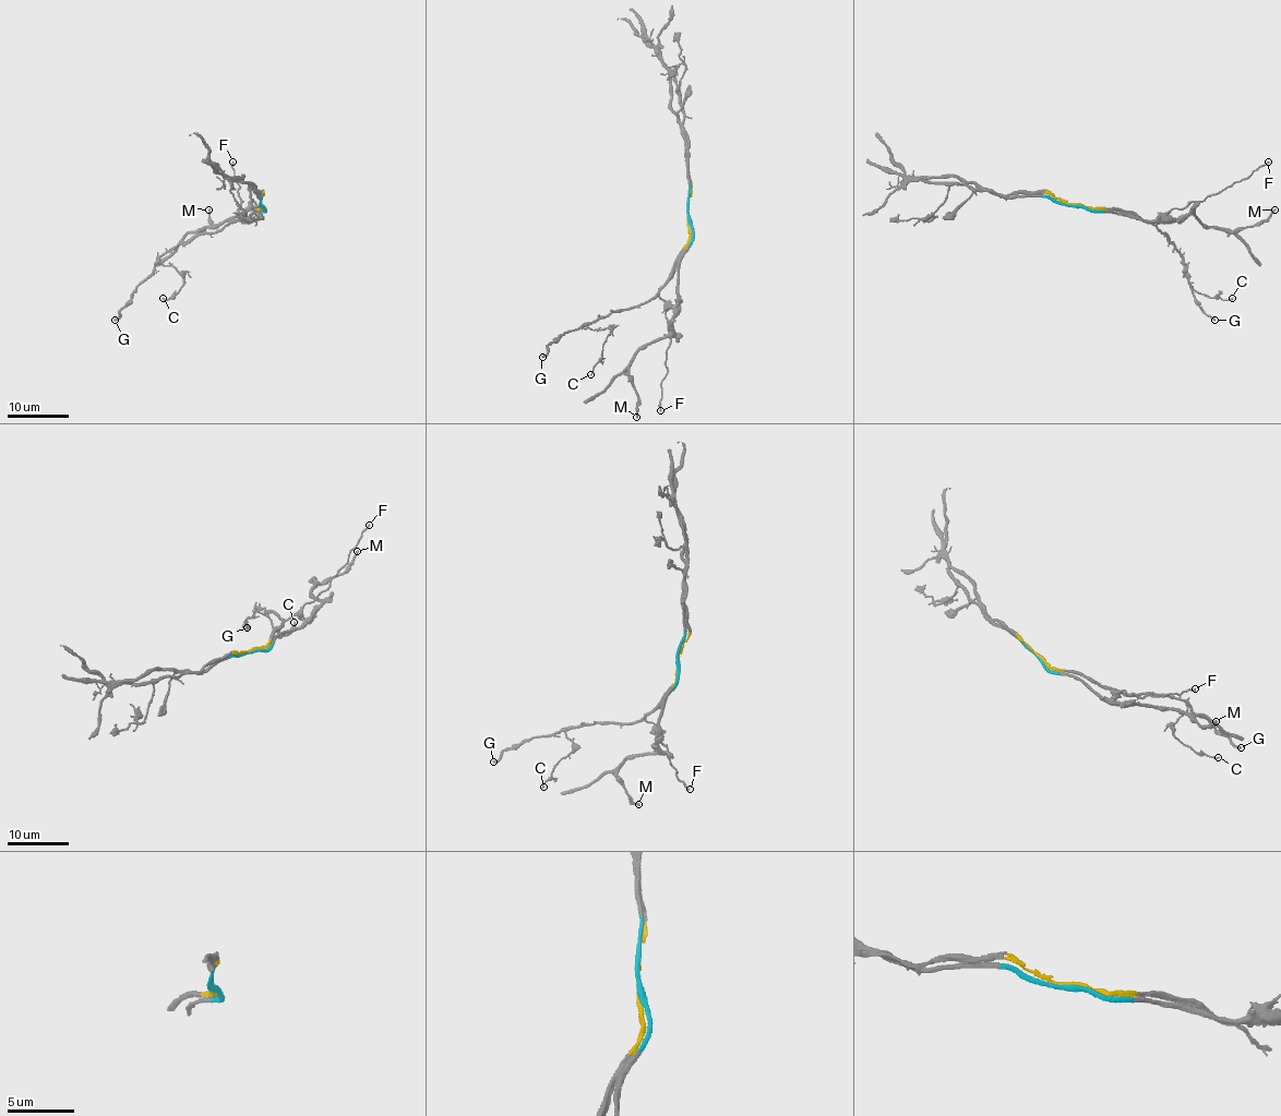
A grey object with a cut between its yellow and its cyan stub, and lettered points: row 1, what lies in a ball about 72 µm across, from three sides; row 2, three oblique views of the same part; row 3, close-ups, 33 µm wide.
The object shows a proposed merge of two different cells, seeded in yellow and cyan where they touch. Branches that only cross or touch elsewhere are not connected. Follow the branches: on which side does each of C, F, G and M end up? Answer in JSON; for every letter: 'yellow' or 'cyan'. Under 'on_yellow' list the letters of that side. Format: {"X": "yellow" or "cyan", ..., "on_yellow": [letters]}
{"C": "yellow", "F": "yellow", "G": "yellow", "M": "cyan", "on_yellow": ["C", "F", "G"]}

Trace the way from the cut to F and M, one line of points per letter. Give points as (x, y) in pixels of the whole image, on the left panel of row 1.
F: (261, 204), (262, 207), (251, 207), (231, 222), (242, 201), (239, 186), (234, 180), (234, 162)
M: (261, 204), (265, 208), (251, 215), (249, 222), (241, 214), (201, 230), (211, 224), (208, 208)

